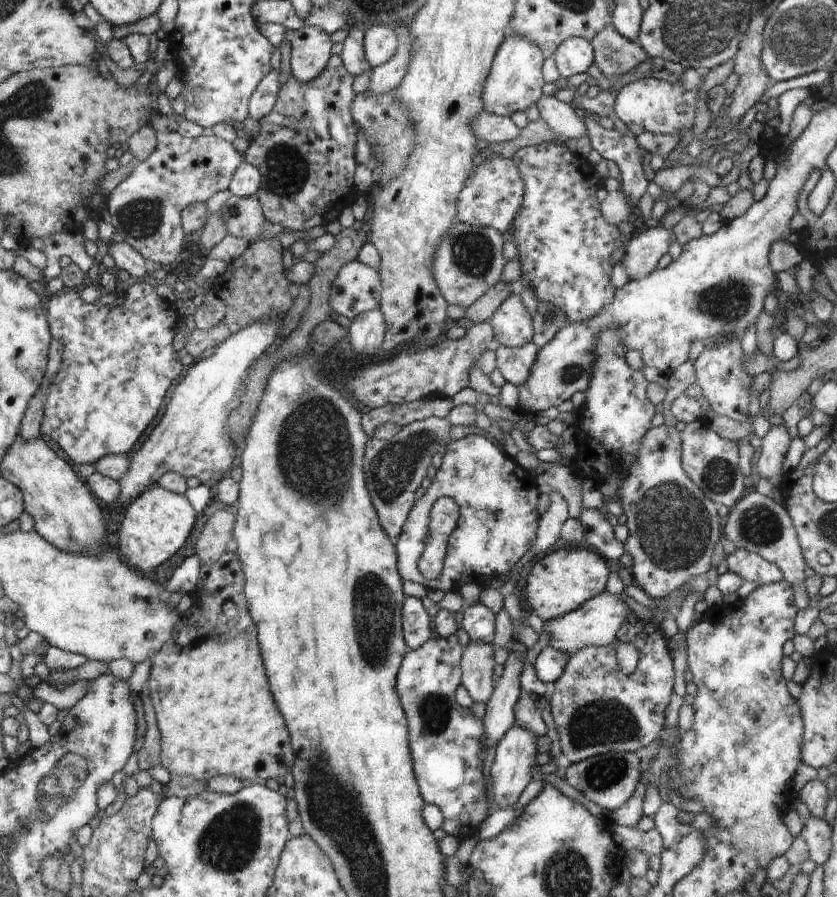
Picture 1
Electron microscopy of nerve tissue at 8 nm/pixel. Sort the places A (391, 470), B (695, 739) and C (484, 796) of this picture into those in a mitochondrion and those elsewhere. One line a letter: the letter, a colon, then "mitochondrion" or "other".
A: mitochondrion
B: other
C: other

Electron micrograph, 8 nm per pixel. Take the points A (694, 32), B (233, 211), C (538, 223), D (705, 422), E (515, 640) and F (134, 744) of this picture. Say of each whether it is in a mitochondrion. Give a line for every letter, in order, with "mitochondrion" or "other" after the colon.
A: mitochondrion
B: mitochondrion
C: other
D: other
E: other
F: other

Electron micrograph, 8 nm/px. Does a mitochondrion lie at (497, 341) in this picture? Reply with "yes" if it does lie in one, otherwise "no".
no

